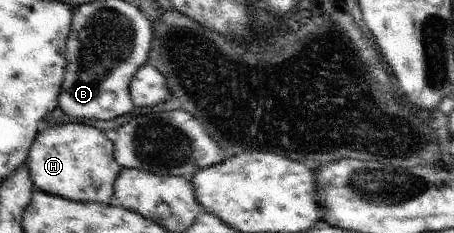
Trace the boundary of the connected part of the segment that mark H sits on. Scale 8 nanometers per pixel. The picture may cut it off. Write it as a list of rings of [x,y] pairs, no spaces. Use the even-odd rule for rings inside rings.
[[[82,123],[42,127],[28,153],[28,170],[39,191],[74,202],[114,203],[114,182],[122,167],[114,156],[112,135]]]

